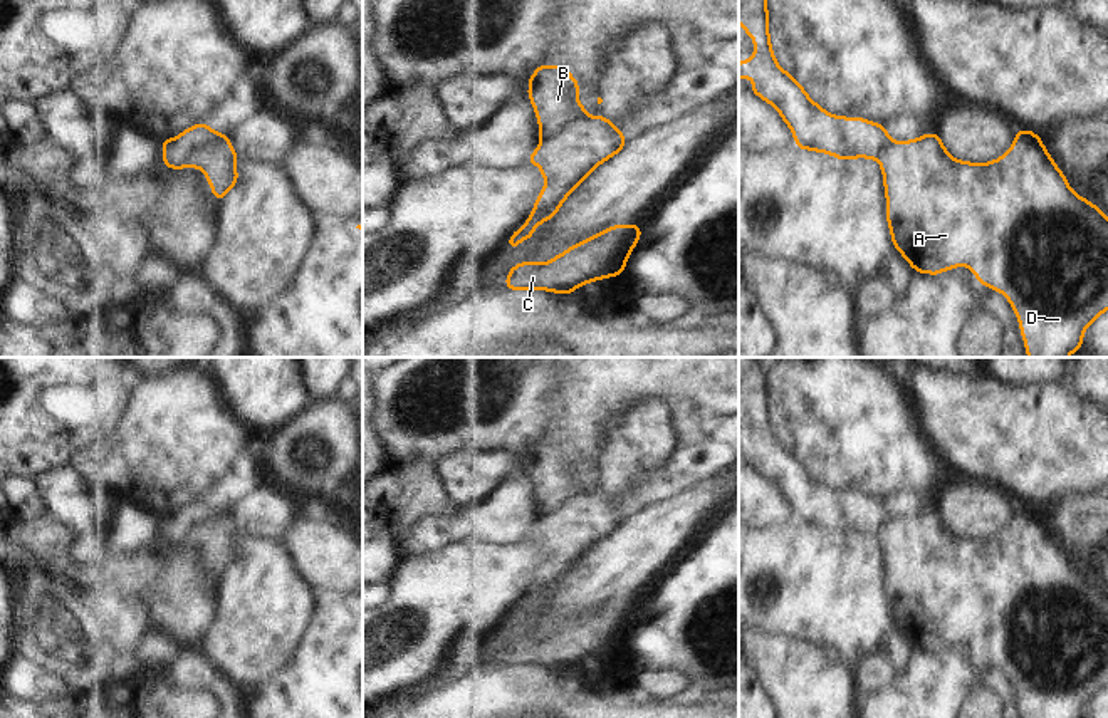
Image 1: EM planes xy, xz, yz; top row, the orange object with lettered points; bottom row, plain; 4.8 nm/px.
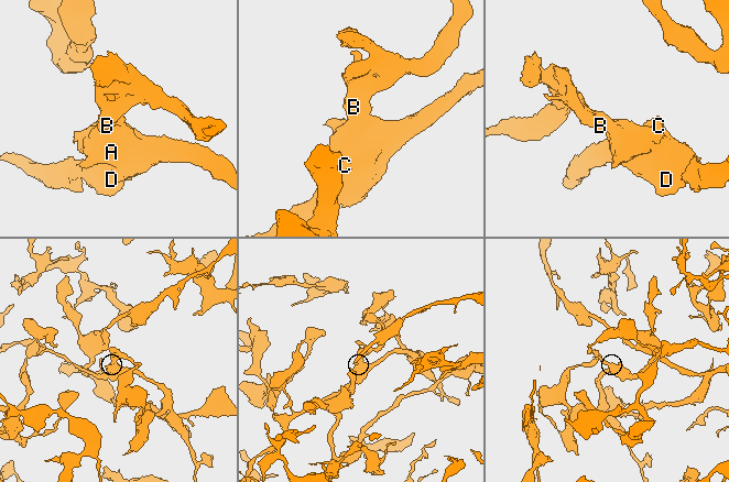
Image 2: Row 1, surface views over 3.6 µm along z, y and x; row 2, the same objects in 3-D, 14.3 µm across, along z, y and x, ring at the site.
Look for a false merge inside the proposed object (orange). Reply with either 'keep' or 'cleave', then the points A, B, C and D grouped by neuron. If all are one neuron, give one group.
cleave | A C D / B

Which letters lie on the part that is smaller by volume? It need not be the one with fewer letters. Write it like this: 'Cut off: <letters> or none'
Cut off: B

